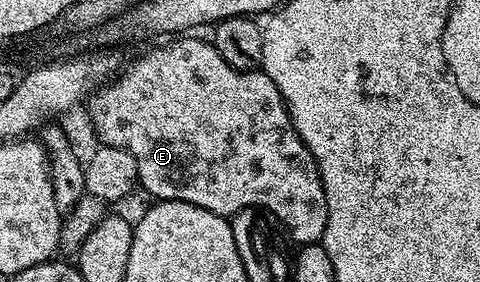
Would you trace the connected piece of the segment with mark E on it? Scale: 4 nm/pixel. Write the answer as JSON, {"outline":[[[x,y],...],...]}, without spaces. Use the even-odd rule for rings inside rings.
{"outline":[[[184,35],[179,39],[169,41],[172,41],[169,45],[164,45],[161,49],[152,49],[145,57],[138,58],[129,69],[127,66],[123,72],[101,85],[88,98],[86,110],[88,109],[88,117],[92,120],[92,129],[96,132],[97,142],[100,145],[128,149],[130,155],[134,155],[138,167],[139,188],[148,191],[156,201],[194,203],[206,211],[217,213],[218,216],[226,218],[231,218],[232,214],[238,212],[239,209],[257,208],[261,211],[267,211],[277,222],[280,220],[292,232],[297,246],[317,244],[326,231],[326,215],[328,214],[326,195],[320,182],[320,173],[316,170],[316,164],[308,148],[302,143],[298,131],[292,125],[282,95],[278,91],[278,87],[274,87],[274,79],[270,79],[270,75],[266,75],[263,71],[243,73],[230,67],[230,63],[226,63],[226,59],[222,59],[222,55],[218,55],[211,40],[199,41],[196,35]]]}

